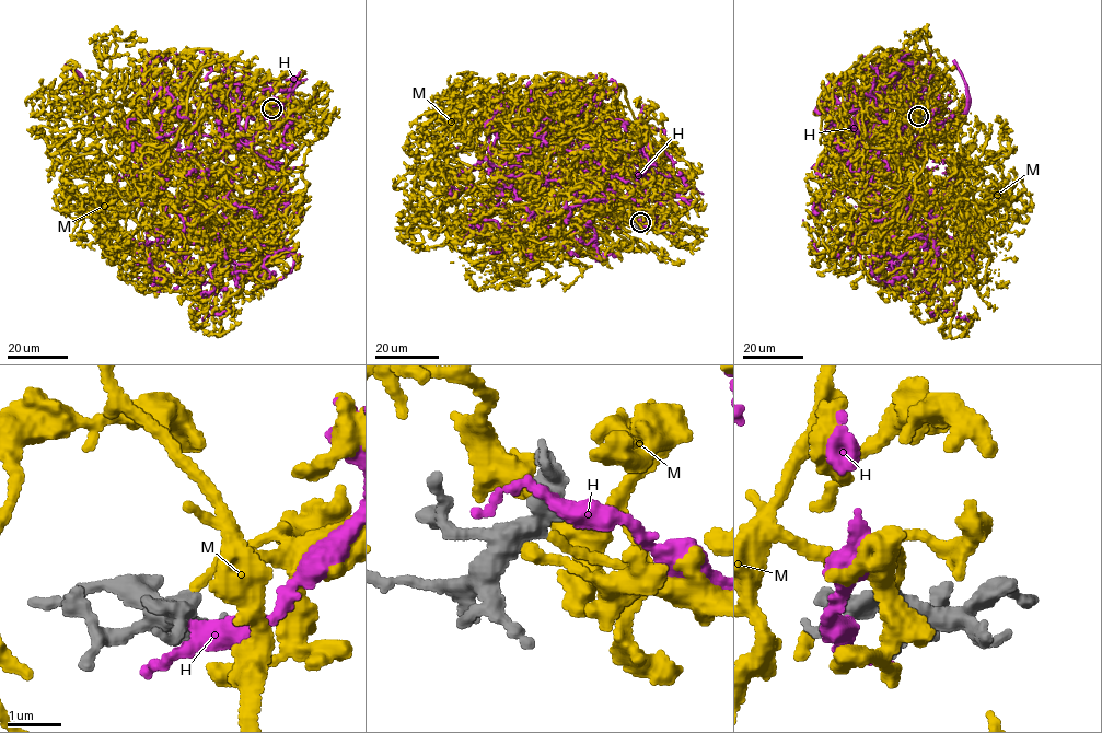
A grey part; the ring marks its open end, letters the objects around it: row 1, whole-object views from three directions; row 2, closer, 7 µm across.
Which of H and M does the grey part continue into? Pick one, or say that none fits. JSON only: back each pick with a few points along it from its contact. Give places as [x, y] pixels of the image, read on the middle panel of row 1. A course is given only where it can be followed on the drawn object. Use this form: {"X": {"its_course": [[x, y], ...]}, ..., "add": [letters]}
{"M": {"its_course": [[640, 221], [560, 212], [536, 179], [454, 174], [438, 151], [479, 102]]}, "add": ["M"]}

